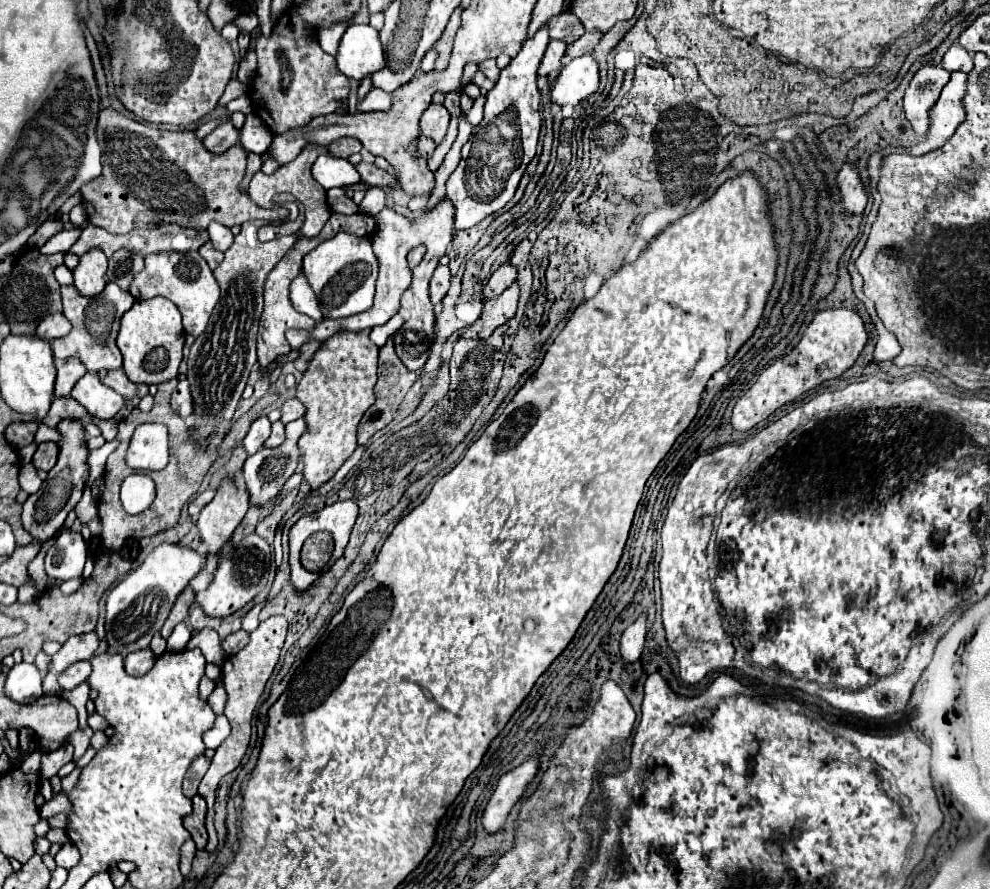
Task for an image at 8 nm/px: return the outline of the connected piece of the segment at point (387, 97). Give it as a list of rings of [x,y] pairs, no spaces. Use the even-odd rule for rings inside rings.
[[[371,90],[359,104],[359,112],[377,112],[377,110],[389,110],[391,106],[391,94],[385,94],[381,90]]]

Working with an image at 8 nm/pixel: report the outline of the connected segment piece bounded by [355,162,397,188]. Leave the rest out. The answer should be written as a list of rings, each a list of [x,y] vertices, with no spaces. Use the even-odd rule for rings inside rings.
[[[361,162],[361,164],[357,164],[355,168],[357,168],[357,172],[361,174],[361,180],[363,180],[365,184],[369,184],[369,186],[389,186],[389,188],[395,188],[395,186],[397,186],[395,178],[393,178],[389,172],[377,168],[375,164]]]

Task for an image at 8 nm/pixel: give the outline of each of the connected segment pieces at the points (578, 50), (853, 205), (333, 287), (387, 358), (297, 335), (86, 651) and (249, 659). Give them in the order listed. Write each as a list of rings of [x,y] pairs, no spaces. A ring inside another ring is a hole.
[[[585,32],[577,42],[573,42],[571,46],[567,46],[567,56],[569,58],[583,56],[583,54],[591,52],[599,40],[601,40],[601,34],[589,34],[589,32]]]
[[[845,164],[839,170],[835,182],[837,182],[837,188],[841,192],[843,212],[849,216],[863,214],[865,204],[867,204],[867,194],[865,194],[865,188],[861,186],[861,178],[855,170],[855,164]]]
[[[341,232],[329,242],[323,242],[319,248],[309,252],[303,258],[303,270],[319,300],[323,318],[347,318],[371,308],[379,262],[367,238]]]
[[[389,338],[389,342],[379,352],[379,380],[375,386],[377,400],[363,414],[359,422],[359,432],[357,432],[359,446],[365,446],[375,432],[385,428],[393,420],[393,414],[397,412],[399,404],[403,402],[407,390],[413,386],[415,380],[417,380],[417,374],[409,372],[403,366]]]
[[[289,330],[285,334],[287,334],[287,340],[289,340],[289,344],[291,344],[293,350],[297,350],[301,344],[305,344],[307,336],[309,336],[305,330]]]
[[[87,632],[81,636],[71,636],[61,650],[53,656],[53,672],[61,674],[61,670],[65,670],[65,666],[77,662],[77,660],[89,660],[93,656],[93,652],[99,646],[99,638],[95,632]]]
[[[271,616],[269,620],[261,622],[257,626],[257,630],[251,632],[251,642],[241,650],[237,652],[235,656],[229,656],[223,664],[223,686],[225,686],[225,692],[227,692],[227,704],[225,704],[225,716],[229,718],[229,724],[231,724],[231,734],[221,742],[221,746],[217,746],[215,750],[215,756],[211,758],[211,766],[207,770],[207,774],[203,776],[197,792],[205,798],[207,802],[207,818],[205,818],[205,826],[207,826],[207,832],[209,832],[209,842],[205,846],[207,852],[213,852],[217,848],[217,832],[213,828],[213,816],[215,816],[215,810],[213,810],[213,804],[215,804],[215,790],[217,790],[217,784],[219,780],[235,770],[249,746],[249,738],[251,738],[251,718],[253,718],[253,710],[259,702],[259,696],[263,694],[263,688],[279,660],[279,652],[283,648],[283,642],[285,642],[285,634],[287,634],[287,620],[283,616]]]

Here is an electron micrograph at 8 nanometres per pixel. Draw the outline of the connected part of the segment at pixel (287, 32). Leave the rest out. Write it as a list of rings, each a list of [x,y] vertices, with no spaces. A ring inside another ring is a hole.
[[[299,4],[289,6],[275,22],[271,36],[261,36],[255,46],[259,68],[251,82],[249,98],[255,114],[269,124],[275,134],[307,126],[321,114],[347,112],[349,106],[349,78],[335,74],[335,58],[321,50],[315,28],[301,20],[297,6]]]

